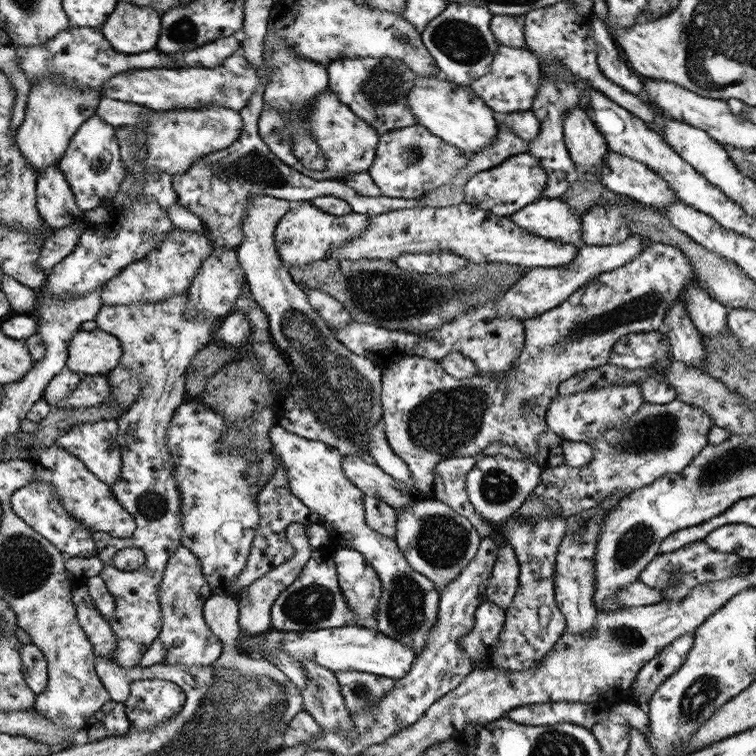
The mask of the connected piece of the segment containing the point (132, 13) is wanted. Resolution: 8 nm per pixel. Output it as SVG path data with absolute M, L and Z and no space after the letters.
M117 1L117 7L100 29L114 50L135 55L156 48L161 15L149 6Z

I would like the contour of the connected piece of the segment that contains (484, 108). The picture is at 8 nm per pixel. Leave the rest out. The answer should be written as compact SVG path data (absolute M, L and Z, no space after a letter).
M417 76L407 93L407 107L416 116L417 124L425 126L434 136L439 136L462 152L487 152L499 133L496 112L470 86L460 86L432 76Z

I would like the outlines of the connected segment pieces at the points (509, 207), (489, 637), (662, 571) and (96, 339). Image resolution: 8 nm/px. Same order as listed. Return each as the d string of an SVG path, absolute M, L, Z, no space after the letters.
M529 152L517 154L510 156L494 168L486 169L470 177L470 181L464 186L464 200L465 203L478 207L486 213L510 216L528 204L537 202L546 187L546 180L546 172L533 154Z
M483 602L475 612L474 628L459 640L459 647L473 664L482 663L486 669L493 667L492 657L499 643L506 610L493 602Z
M703 540L688 543L674 552L660 553L648 563L639 574L639 581L650 588L660 590L664 600L670 602L686 598L699 584L716 582L732 576L748 573L752 569L752 560L744 559L734 553L723 553L711 549Z
M102 330L78 331L70 340L66 368L83 375L104 375L120 364L124 356L119 337Z

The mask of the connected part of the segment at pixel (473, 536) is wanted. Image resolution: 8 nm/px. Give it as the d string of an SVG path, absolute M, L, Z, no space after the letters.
M432 497L413 500L409 508L398 509L395 540L407 558L408 564L428 580L431 580L438 592L442 592L450 581L454 580L465 565L474 557L483 534L466 517L454 512L450 506Z

